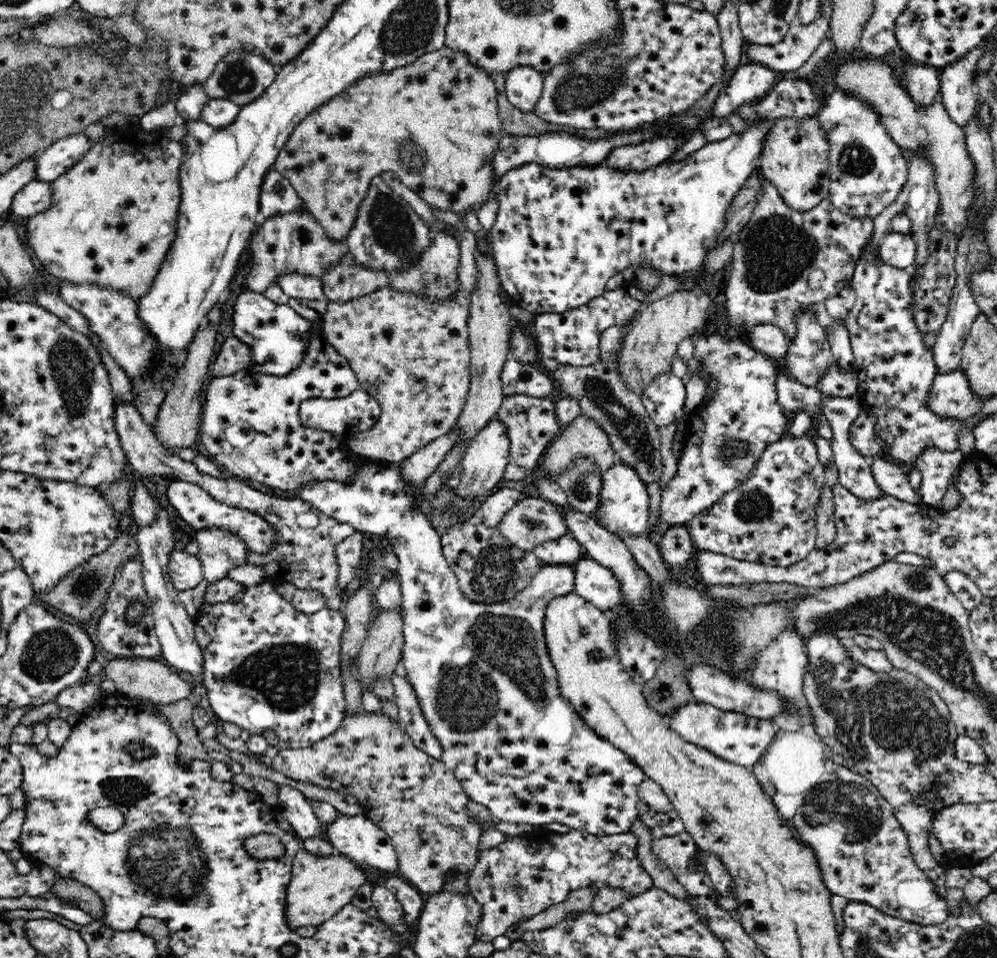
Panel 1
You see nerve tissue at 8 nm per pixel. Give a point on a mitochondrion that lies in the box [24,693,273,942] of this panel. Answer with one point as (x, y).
(166, 862)

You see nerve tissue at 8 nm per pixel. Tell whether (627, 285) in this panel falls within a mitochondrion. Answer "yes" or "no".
no

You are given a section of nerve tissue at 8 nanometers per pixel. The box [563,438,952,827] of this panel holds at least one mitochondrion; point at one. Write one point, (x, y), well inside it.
(896, 714)

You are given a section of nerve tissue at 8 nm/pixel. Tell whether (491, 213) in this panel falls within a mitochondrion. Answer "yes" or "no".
no

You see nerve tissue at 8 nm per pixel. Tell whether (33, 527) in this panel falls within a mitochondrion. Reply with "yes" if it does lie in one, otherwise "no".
no

